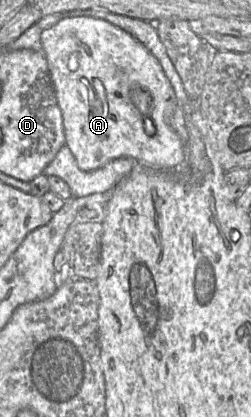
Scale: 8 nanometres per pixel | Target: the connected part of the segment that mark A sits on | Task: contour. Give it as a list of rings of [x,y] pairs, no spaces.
[[[86,16],[63,18],[54,26],[45,29],[41,33],[40,39],[42,43],[42,52],[47,60],[55,98],[62,114],[65,143],[74,155],[81,170],[91,172],[103,167],[108,162],[121,157],[129,157],[139,164],[162,170],[172,170],[173,168],[183,166],[186,163],[186,148],[170,125],[170,117],[177,105],[174,90],[158,60],[141,42],[131,34],[105,20]]]

